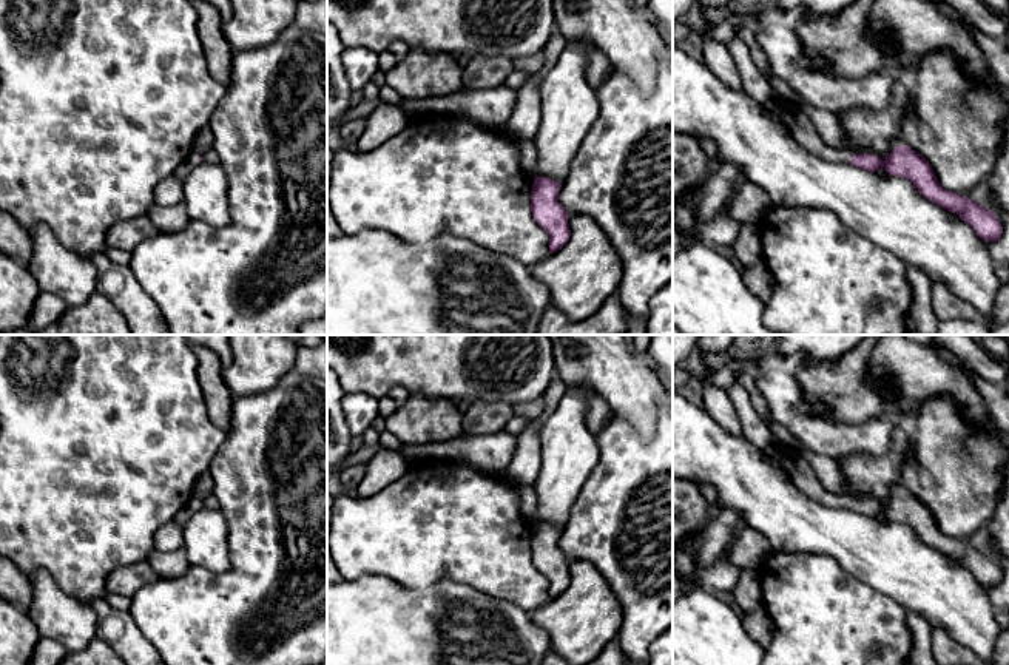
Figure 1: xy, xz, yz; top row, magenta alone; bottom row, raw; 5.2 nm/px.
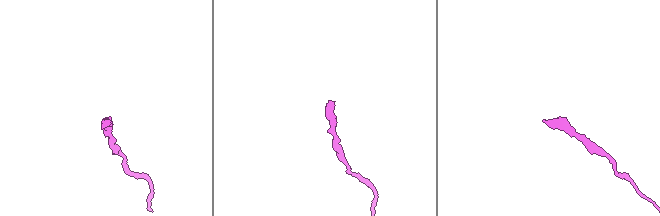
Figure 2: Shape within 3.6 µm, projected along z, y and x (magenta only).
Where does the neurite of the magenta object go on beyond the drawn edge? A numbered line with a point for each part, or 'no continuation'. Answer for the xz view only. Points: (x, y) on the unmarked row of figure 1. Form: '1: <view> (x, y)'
no continuation

